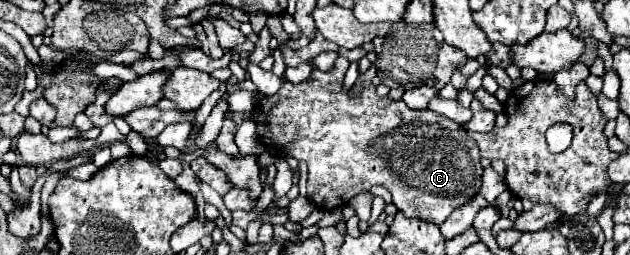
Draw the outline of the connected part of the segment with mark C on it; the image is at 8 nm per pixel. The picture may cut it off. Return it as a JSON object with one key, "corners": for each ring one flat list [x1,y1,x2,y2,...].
{"corners":[[312,71,310,77,308,77,304,83,292,85,292,83,284,81,282,87,280,87,280,91,278,91,276,95,266,97,266,99,252,111,252,119,258,123,258,129,256,129,256,131,258,131,258,135,260,135,260,139,264,141,266,147,270,147,270,149,276,149,276,147,278,147,278,149,282,149,284,155,292,155,292,157,296,157,298,161,306,161,306,163,308,163,308,183,306,183,306,185,308,185,308,199,310,199,318,209,322,209,322,211,338,209,338,207,346,205,354,195,366,193,372,185,382,185,382,187,386,187,386,189,392,193,394,205,396,205,406,217,418,217,418,219,424,219,424,221,442,225,454,209,458,209,458,207,462,207,464,203,468,203,474,195,478,195,478,191,480,191,480,187,482,187,482,171,484,171,484,167,480,165,478,145,476,145,474,139,468,137,466,129,462,129,458,123,454,123,454,121,450,121,448,117,442,117,440,113,434,113,434,111,430,111,430,109,414,111,414,109,408,109,404,101,394,101,394,99,390,99,390,97,378,97,378,95,376,95,376,87,374,87,370,81,364,83,362,95,360,95,358,99,352,99,352,97,348,97,348,93,342,89,342,85,336,83,334,71,332,71,332,73]]}

